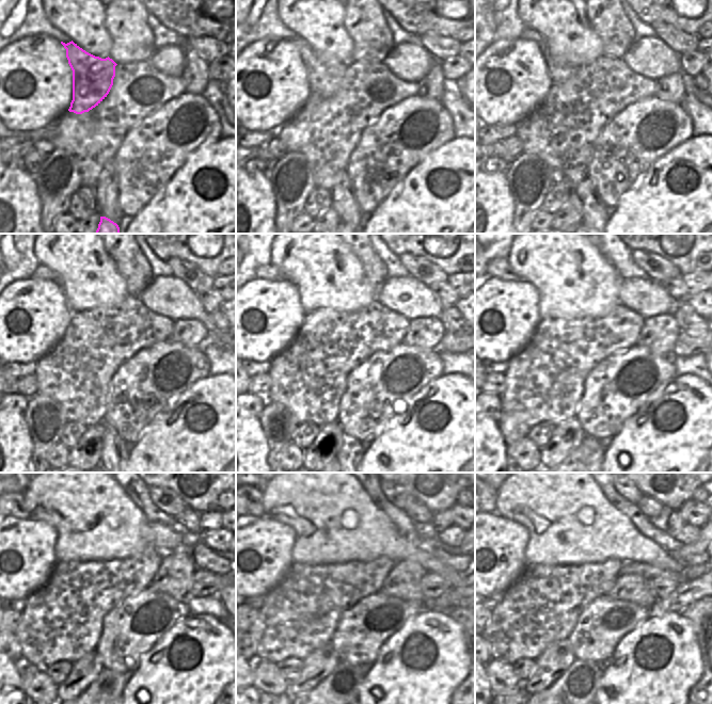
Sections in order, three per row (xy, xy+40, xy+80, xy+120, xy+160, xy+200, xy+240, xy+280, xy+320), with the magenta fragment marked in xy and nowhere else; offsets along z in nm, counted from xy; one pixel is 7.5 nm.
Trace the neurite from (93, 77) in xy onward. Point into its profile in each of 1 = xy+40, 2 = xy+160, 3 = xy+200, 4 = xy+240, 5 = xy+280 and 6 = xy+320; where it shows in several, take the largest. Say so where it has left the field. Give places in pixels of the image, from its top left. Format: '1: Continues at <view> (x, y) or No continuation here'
1: Continues at xy+40 (325, 73)
2: Continues at xy+160 (269, 272)
3: Continues at xy+200 (497, 268)
4: Continues at xy+240 (18, 509)
5: Continues at xy+280 (257, 510)
6: Continues at xy+320 (496, 494).

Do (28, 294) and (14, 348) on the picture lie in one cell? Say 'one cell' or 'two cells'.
one cell

